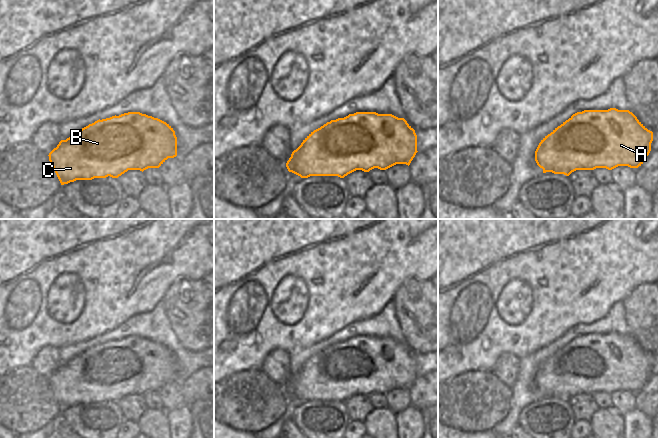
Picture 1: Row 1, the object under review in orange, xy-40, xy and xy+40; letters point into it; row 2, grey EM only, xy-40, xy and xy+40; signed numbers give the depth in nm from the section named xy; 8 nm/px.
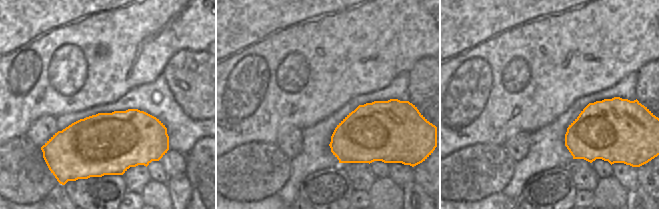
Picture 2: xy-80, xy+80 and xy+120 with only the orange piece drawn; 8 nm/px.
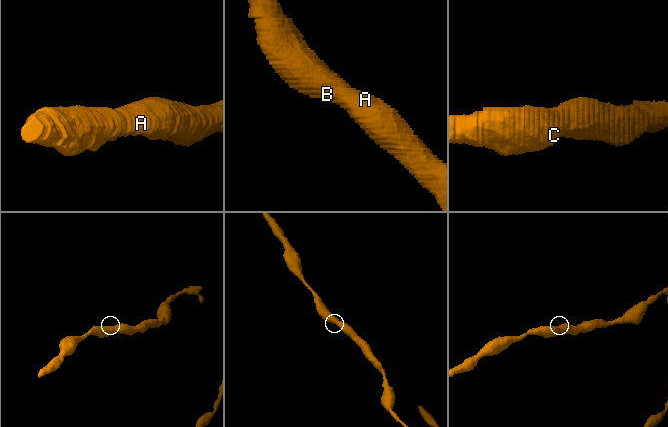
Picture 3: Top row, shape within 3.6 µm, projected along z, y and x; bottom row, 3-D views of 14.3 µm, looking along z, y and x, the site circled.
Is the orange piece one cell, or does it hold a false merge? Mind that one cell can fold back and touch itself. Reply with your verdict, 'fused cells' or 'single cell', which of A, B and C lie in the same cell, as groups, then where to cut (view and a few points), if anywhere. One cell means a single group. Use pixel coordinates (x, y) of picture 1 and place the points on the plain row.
single cell; A B C; no cut

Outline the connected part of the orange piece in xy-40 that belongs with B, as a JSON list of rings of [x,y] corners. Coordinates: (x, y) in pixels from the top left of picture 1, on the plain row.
[[[128,336],[89,348],[66,364],[61,364],[48,380],[61,409],[76,404],[92,404],[108,400],[118,402],[128,394],[143,396],[148,392],[159,392],[168,382],[176,381],[177,361],[173,352],[166,346],[140,336]]]

